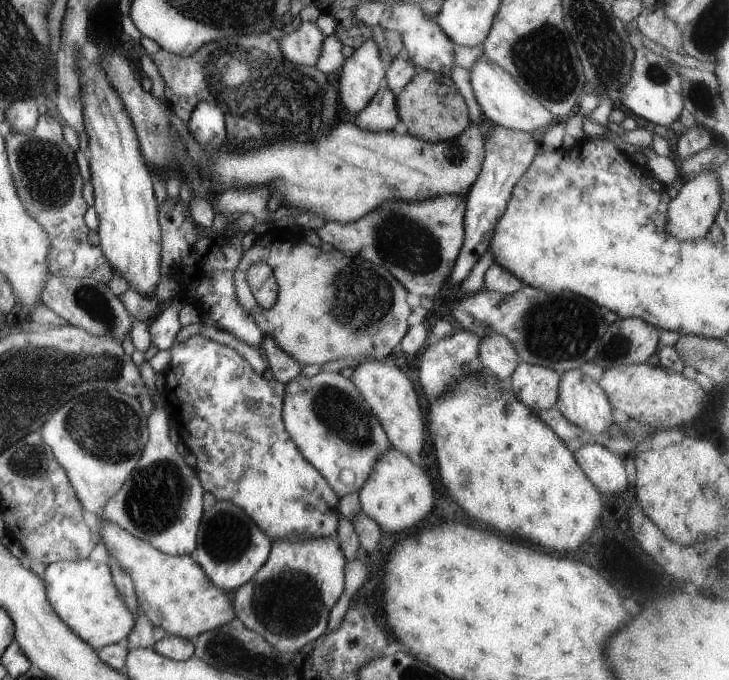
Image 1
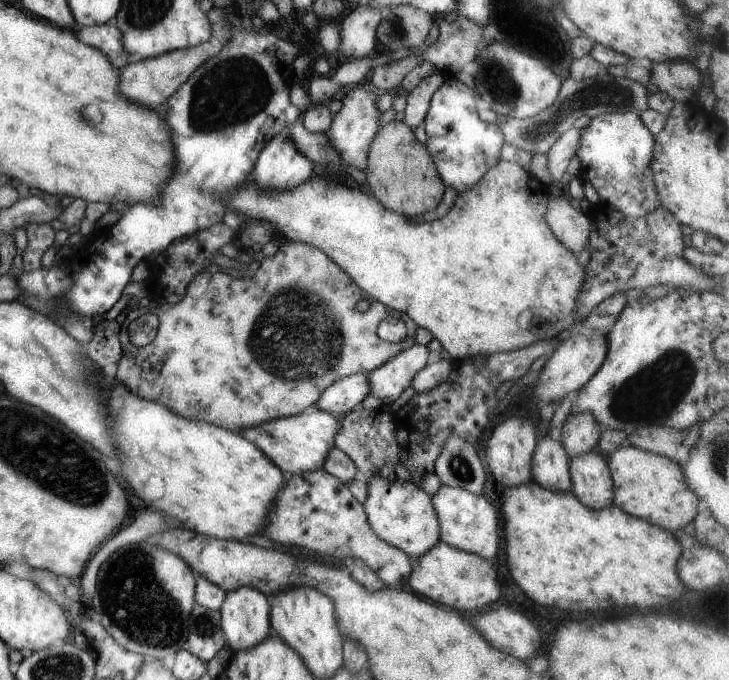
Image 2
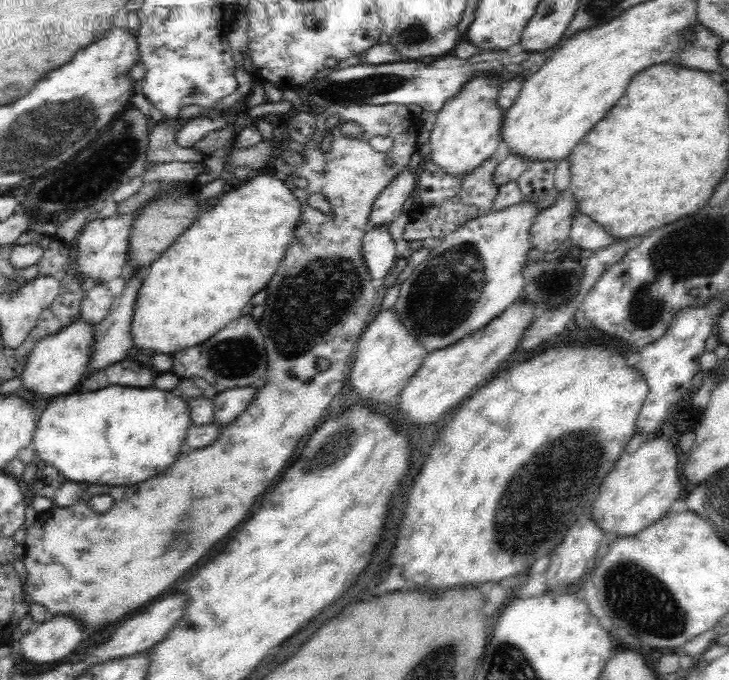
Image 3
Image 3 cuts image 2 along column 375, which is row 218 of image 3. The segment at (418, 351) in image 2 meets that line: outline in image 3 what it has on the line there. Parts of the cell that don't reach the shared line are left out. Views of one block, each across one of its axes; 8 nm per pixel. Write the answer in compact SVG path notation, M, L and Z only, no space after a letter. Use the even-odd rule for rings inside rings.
M404 169L399 172L390 184L376 197L370 212L369 227L389 226L396 220L417 188L418 171Z

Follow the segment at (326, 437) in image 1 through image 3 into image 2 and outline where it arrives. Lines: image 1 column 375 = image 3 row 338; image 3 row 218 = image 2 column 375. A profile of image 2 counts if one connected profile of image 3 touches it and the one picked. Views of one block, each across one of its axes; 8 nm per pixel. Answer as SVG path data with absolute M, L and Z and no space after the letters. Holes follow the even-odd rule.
M380 472L369 478L368 494L363 502L369 526L384 542L420 558L440 541L440 525L431 496L410 479L384 480Z

